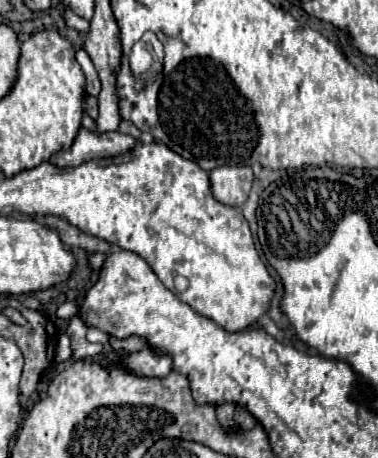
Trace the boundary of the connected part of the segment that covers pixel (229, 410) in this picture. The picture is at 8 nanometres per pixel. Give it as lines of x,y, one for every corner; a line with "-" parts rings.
223,403
223,405
217,407
217,419
219,419
219,423
225,429
235,427
235,423
233,423
233,411
235,411
235,405
233,403

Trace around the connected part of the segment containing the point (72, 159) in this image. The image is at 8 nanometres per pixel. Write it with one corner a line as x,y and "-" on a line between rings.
81,127
73,147
67,151
55,153
49,159
49,163
55,167
79,167
81,163
91,161
91,159
123,155
123,153
135,149
137,145
139,145
139,139
135,139
131,135
123,135
119,131
97,135
97,133
91,133

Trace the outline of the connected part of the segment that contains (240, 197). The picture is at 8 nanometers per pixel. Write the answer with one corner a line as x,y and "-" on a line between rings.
217,167
209,173
209,179
217,201
229,207
243,207
253,185
253,171
251,167

